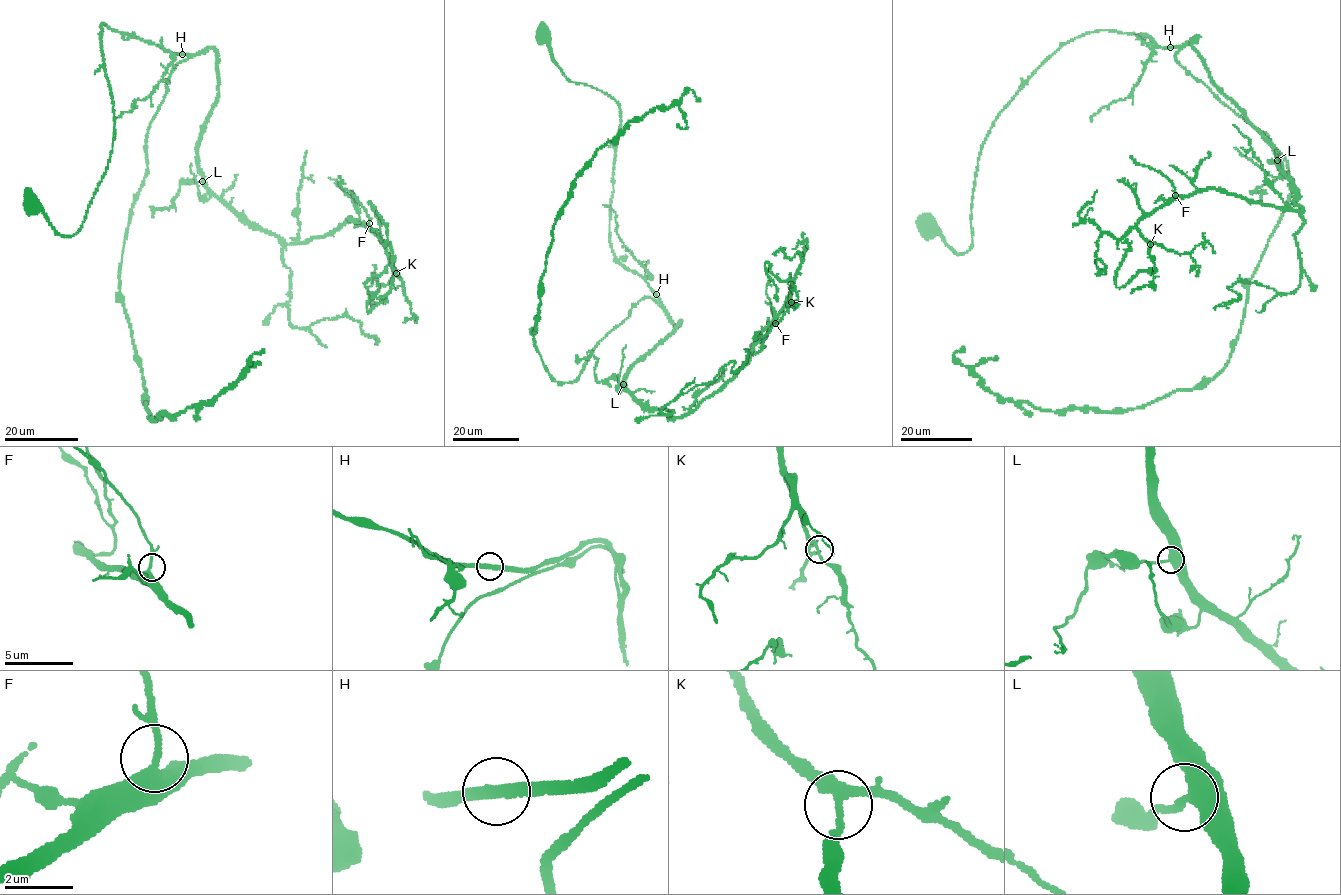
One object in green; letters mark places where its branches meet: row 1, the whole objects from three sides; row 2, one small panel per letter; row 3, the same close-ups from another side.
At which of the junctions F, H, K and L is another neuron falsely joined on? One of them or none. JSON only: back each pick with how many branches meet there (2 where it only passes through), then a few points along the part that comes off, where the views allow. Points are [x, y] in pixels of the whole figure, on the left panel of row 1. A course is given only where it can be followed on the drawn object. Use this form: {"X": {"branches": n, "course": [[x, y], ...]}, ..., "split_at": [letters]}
{"split_at": []}

